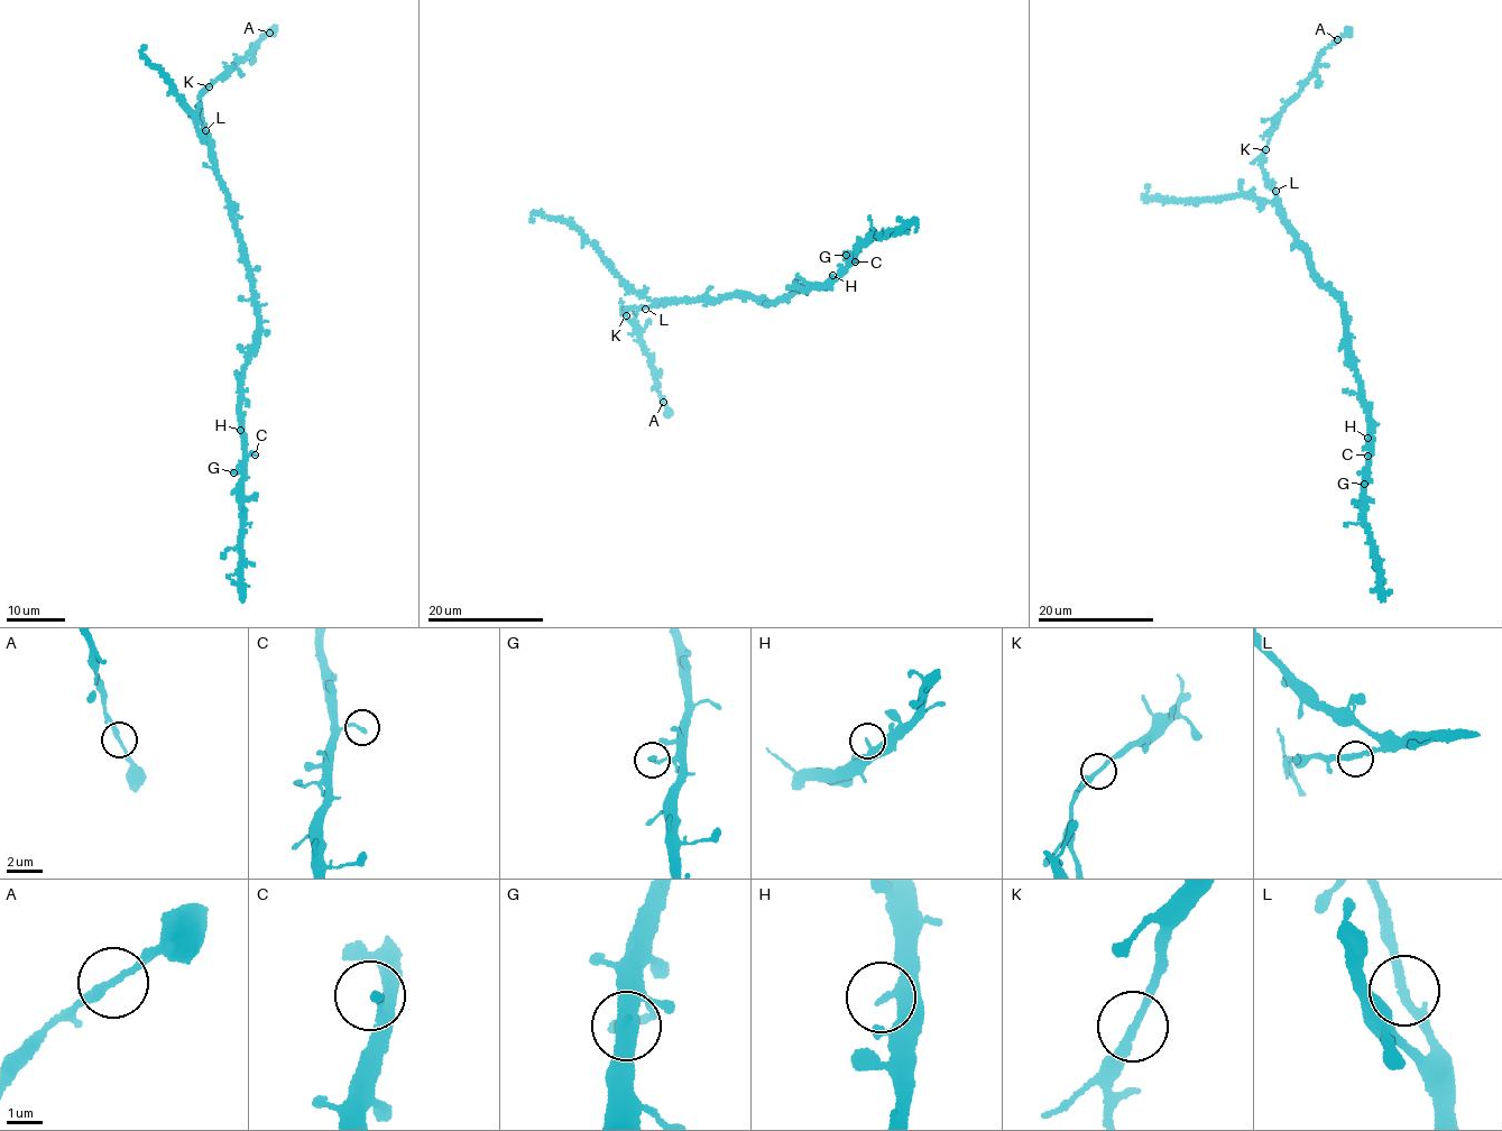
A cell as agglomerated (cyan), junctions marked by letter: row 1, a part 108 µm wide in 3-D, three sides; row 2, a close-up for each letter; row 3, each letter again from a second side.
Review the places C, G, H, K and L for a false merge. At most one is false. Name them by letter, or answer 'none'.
none

